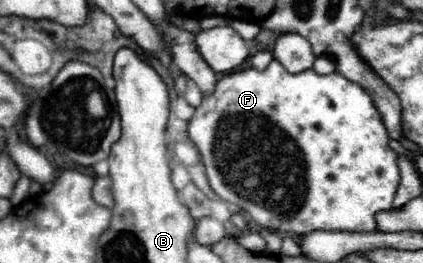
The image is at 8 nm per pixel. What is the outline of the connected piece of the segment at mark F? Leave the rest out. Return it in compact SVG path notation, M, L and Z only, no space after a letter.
M273 60L265 70L245 68L239 72L225 74L215 90L209 96L203 96L203 102L195 108L193 118L187 126L187 136L195 142L203 156L203 164L207 168L207 178L215 194L231 204L237 204L239 208L247 210L255 224L267 230L285 232L285 234L307 234L313 230L341 230L341 232L373 232L373 216L381 210L393 208L393 194L399 186L399 168L397 168L397 154L389 148L389 134L385 132L385 126L381 124L381 116L377 108L373 106L369 94L359 86L343 78L341 74L333 72L327 76L315 74L313 70L305 70L299 74L291 74L283 68L279 60Z

